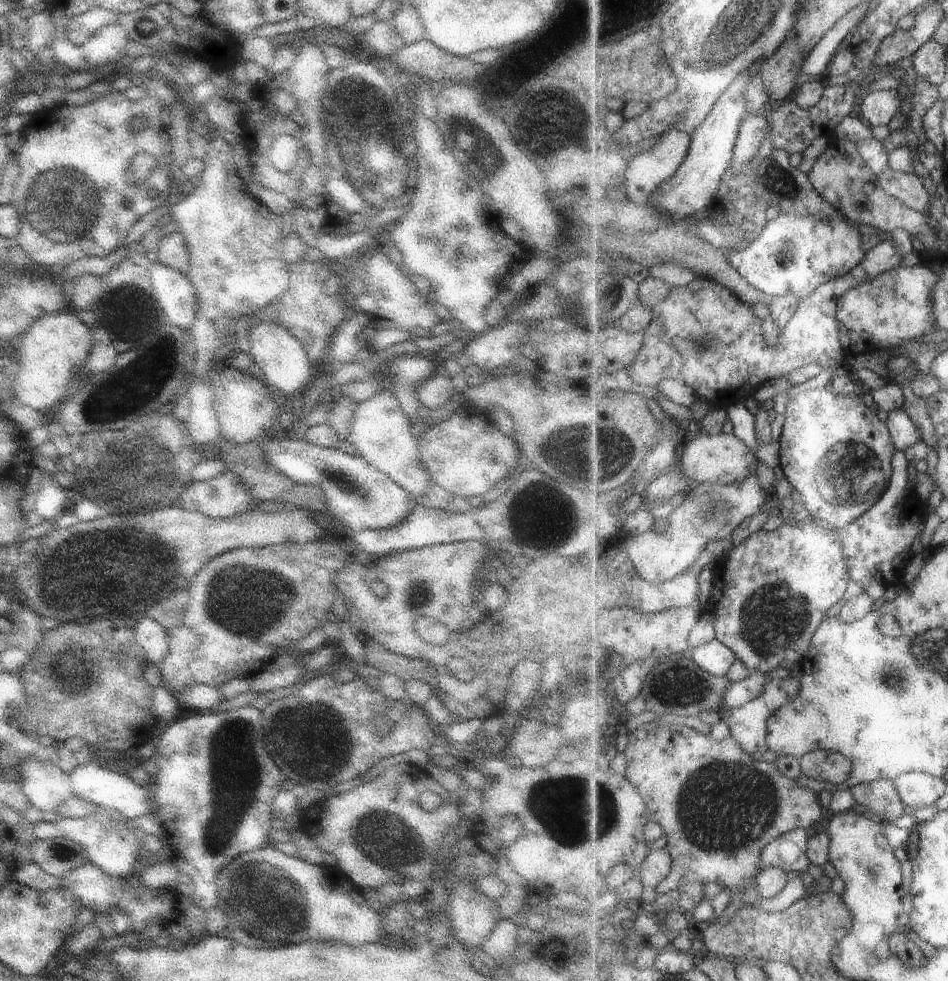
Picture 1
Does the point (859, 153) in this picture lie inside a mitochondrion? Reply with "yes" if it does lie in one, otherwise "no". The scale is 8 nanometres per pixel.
no

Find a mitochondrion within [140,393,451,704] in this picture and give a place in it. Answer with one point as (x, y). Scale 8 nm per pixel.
(243, 600)

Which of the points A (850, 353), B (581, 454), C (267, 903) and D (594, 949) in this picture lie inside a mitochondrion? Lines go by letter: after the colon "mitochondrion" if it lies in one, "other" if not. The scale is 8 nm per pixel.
A: other
B: mitochondrion
C: mitochondrion
D: other

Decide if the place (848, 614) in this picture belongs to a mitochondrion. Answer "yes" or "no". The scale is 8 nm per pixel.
no

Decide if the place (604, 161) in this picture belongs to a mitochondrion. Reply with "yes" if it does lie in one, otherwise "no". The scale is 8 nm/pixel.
no

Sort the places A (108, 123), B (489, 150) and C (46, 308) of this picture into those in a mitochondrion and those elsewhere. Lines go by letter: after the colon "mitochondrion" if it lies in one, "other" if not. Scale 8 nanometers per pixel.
A: other
B: mitochondrion
C: other

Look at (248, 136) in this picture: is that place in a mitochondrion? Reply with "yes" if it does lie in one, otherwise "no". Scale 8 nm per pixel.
no

